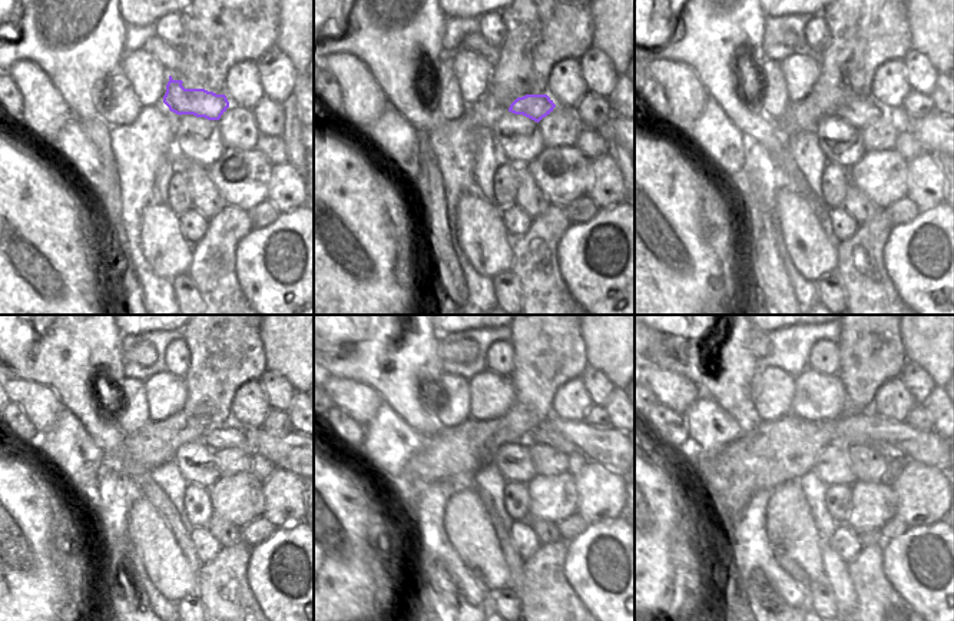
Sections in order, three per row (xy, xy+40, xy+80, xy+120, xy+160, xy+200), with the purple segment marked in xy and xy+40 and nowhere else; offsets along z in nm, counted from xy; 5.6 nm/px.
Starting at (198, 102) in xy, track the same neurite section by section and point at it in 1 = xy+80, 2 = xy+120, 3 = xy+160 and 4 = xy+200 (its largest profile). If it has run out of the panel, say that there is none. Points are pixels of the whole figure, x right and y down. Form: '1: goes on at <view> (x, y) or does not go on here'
1: goes on at xy+80 (858, 113)
2: goes on at xy+120 (228, 437)
3: goes on at xy+160 (542, 434)
4: goes on at xy+200 (883, 448)

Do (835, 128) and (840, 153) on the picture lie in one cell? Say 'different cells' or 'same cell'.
same cell

